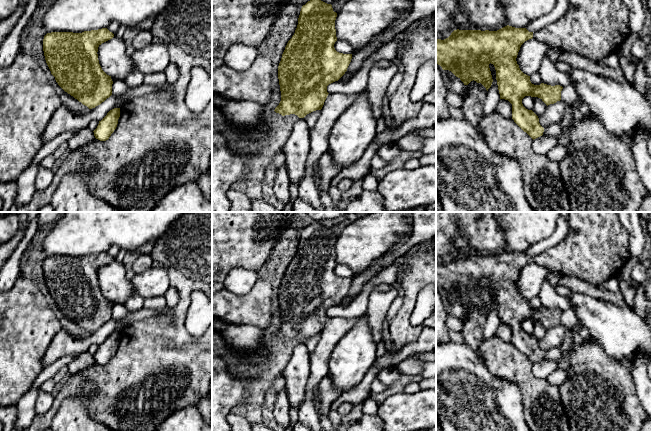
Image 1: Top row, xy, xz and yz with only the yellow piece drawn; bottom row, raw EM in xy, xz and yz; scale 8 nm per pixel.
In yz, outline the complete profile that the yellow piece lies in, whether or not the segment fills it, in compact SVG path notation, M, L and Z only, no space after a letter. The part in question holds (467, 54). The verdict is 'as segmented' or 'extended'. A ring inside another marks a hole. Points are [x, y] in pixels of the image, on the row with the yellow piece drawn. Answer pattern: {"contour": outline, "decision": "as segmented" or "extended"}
{"contour": "M569 0L568 10L559 20L536 32L509 25L497 31L454 30L448 38L436 39L436 64L443 70L451 71L464 85L474 80L481 83L487 91L493 82L489 68L489 64L493 64L500 99L512 104L512 119L534 140L543 135L544 128L540 125L538 116L523 106L522 99L525 96L538 97L548 106L561 100L563 87L532 84L530 76L520 70L516 61L521 45L534 38L548 46L600 61L617 52L631 34L629 19L630 12L623 0Z", "decision": "extended"}

